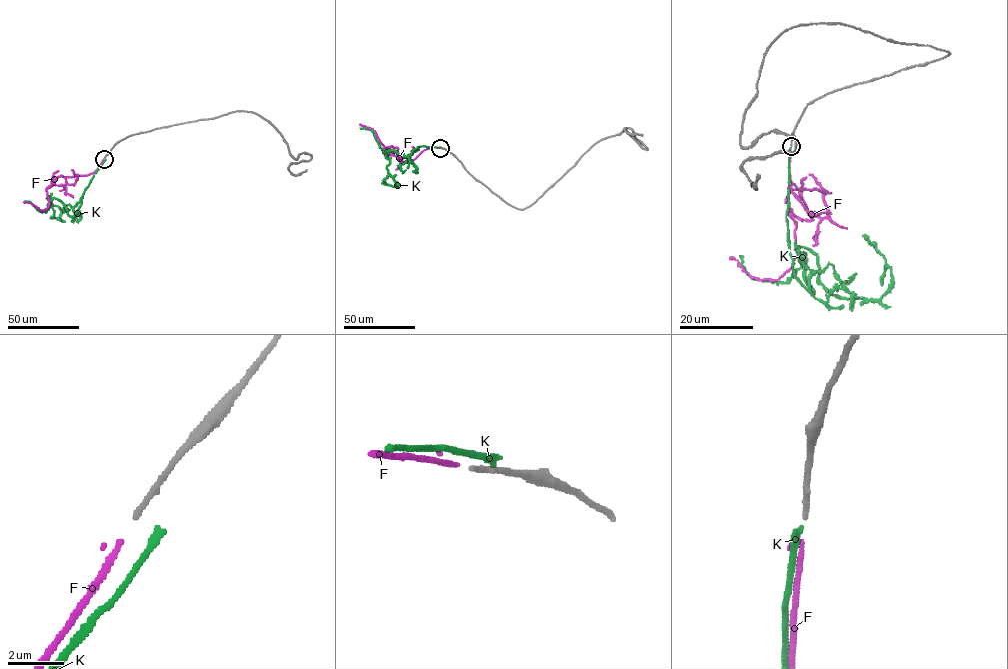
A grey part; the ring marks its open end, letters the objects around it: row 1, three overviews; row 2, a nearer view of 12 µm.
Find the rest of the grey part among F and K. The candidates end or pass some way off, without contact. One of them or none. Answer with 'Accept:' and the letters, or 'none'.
Accept: F

